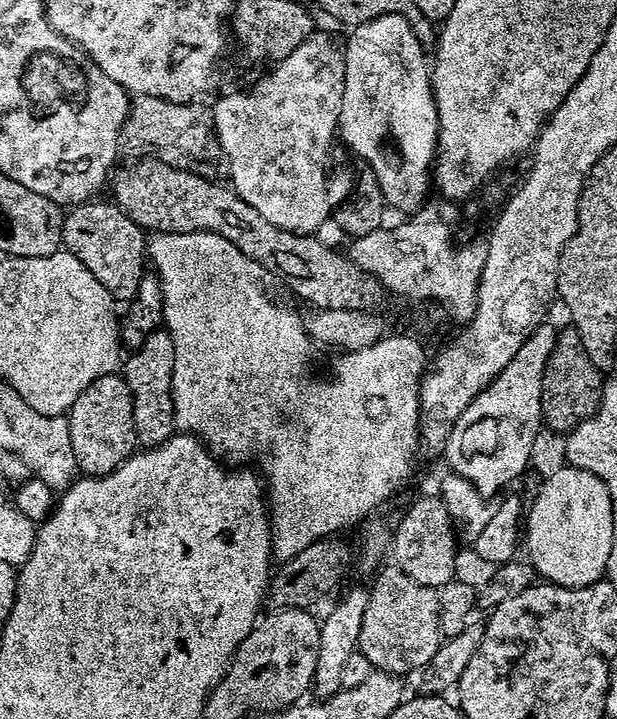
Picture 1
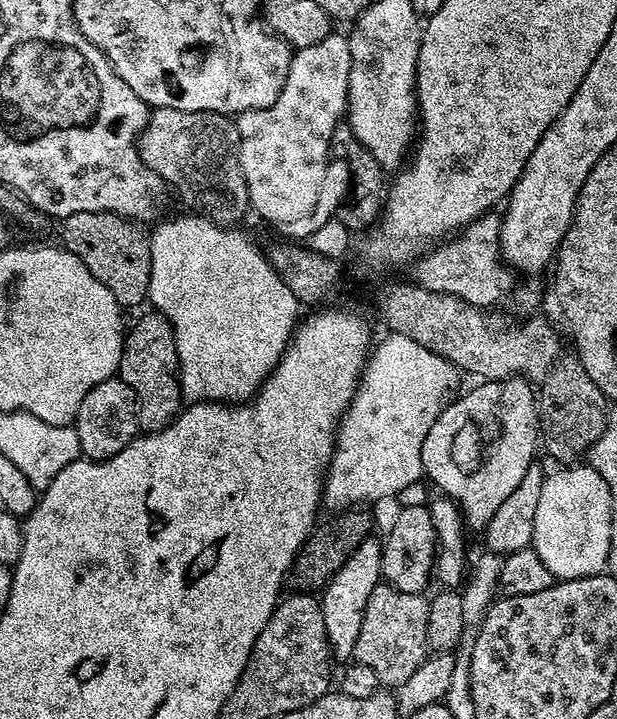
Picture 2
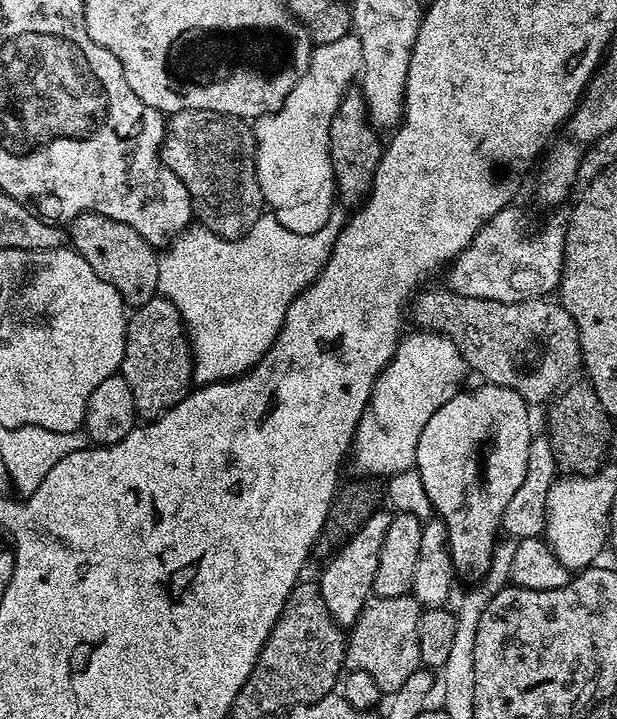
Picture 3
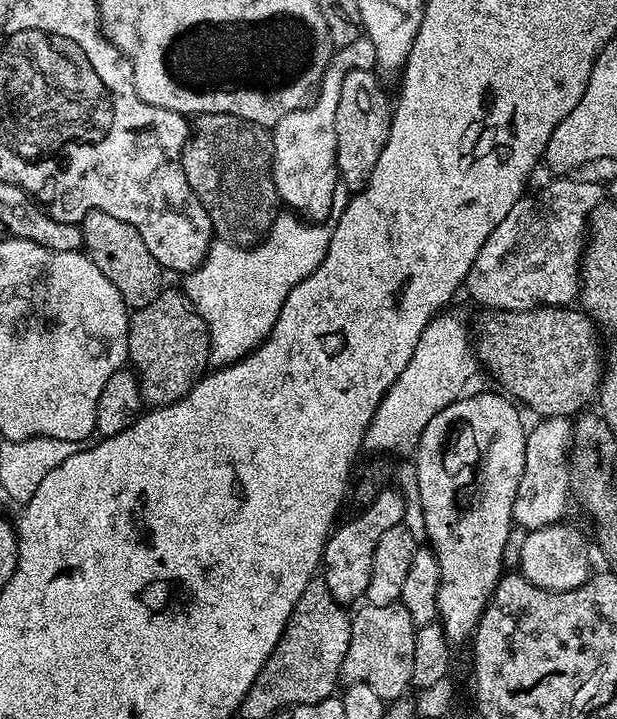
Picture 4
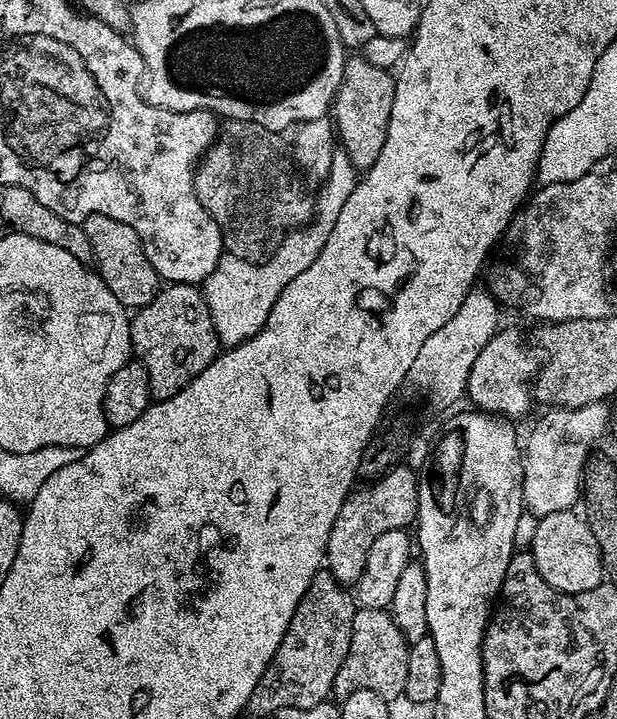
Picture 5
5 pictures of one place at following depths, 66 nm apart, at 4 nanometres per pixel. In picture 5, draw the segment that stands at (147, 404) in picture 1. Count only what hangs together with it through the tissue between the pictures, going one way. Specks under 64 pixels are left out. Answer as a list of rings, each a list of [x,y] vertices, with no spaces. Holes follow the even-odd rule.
[[[168,284],[161,287],[154,302],[145,308],[135,309],[129,332],[132,335],[131,351],[146,370],[153,401],[165,400],[178,394],[178,390],[185,388],[194,377],[202,374],[202,370],[206,370],[206,366],[210,366],[222,348],[222,342],[216,333],[216,323],[210,318],[210,310],[204,301],[204,293],[195,284]]]

